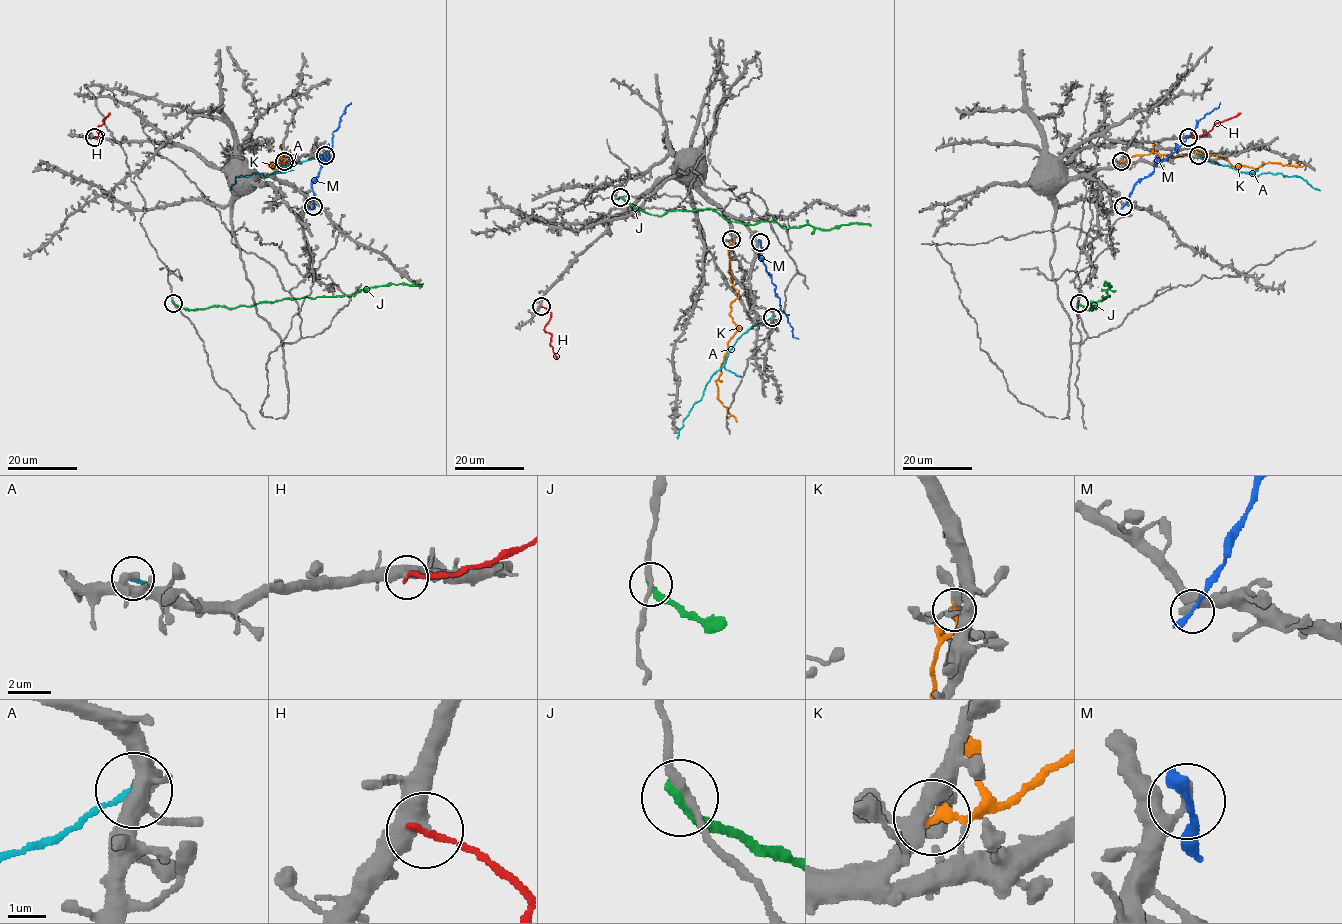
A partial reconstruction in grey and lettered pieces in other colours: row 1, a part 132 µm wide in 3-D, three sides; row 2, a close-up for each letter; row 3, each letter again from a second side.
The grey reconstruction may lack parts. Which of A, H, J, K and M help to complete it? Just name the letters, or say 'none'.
none

